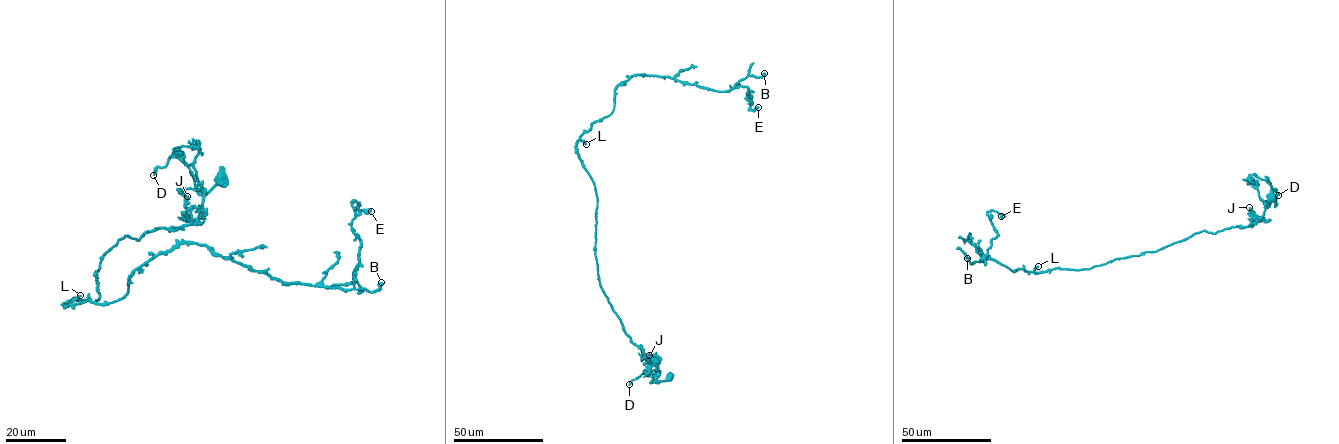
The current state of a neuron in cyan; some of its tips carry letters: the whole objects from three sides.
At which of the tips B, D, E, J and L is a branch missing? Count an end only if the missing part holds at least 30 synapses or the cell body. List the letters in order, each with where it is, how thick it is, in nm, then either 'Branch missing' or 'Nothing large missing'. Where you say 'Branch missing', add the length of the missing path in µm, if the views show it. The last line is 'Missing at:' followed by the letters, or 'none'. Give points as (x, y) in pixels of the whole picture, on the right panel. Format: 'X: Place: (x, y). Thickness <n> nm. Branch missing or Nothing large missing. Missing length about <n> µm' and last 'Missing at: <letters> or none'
B: Place: (967, 258). Thickness 500 nm. Nothing large missing
D: Place: (1278, 195). Thickness 200 nm. Nothing large missing
E: Place: (1001, 216). Thickness 500 nm. Nothing large missing
J: Place: (1249, 207). Thickness 150 nm. Nothing large missing
L: Place: (1038, 266). Thickness 260 nm. Nothing large missing
Missing at: none

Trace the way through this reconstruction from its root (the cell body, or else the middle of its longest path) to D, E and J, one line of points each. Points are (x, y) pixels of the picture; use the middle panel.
D: (669, 377), (651, 383), (656, 372), (643, 373), (629, 384)
E: (669, 377), (650, 383), (658, 366), (601, 286), (597, 196), (576, 143), (637, 74), (746, 86), (758, 107)
J: (669, 377), (650, 383), (659, 371), (649, 355)

